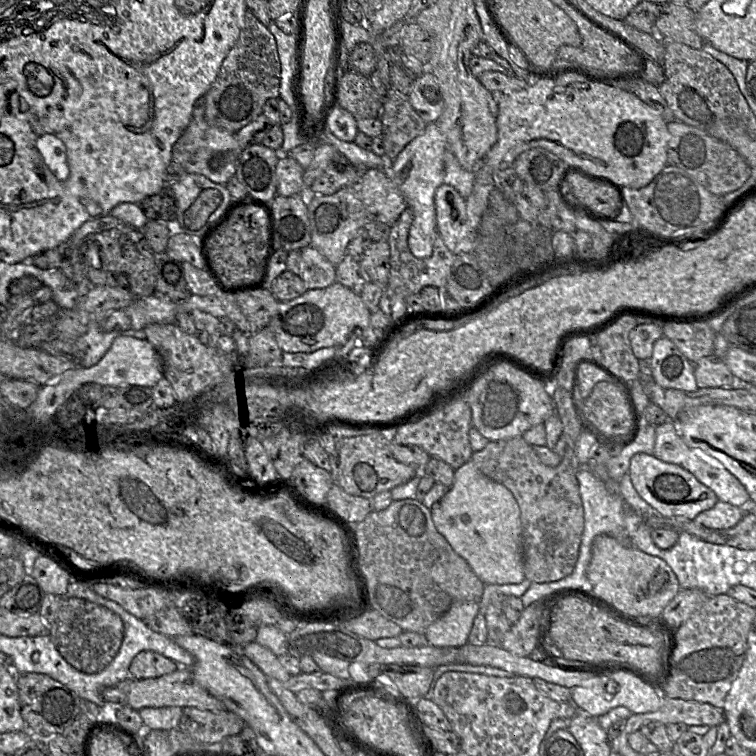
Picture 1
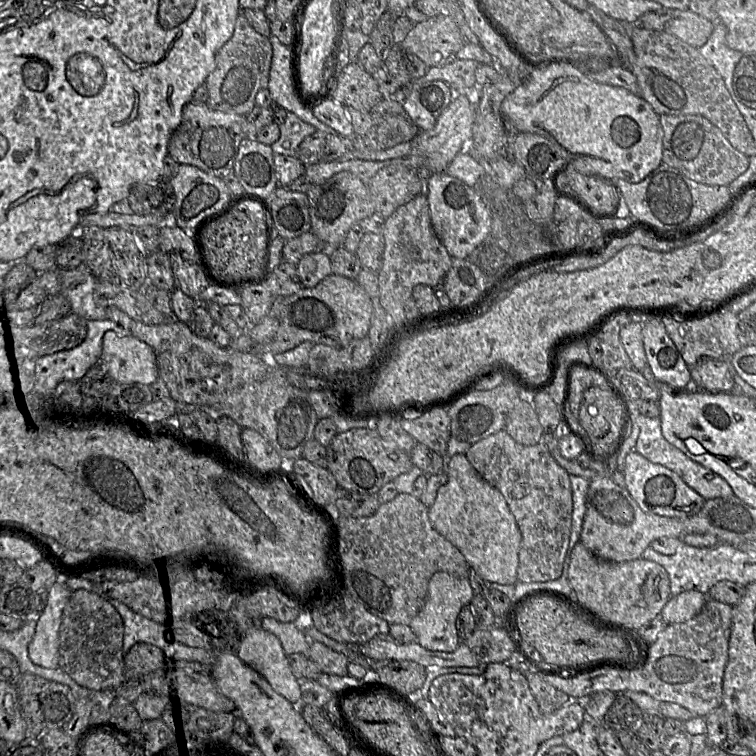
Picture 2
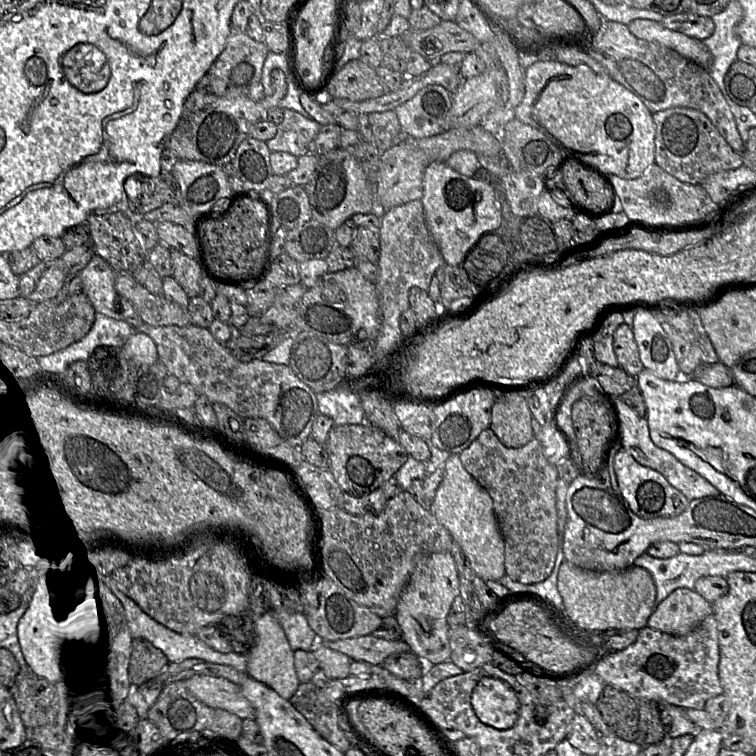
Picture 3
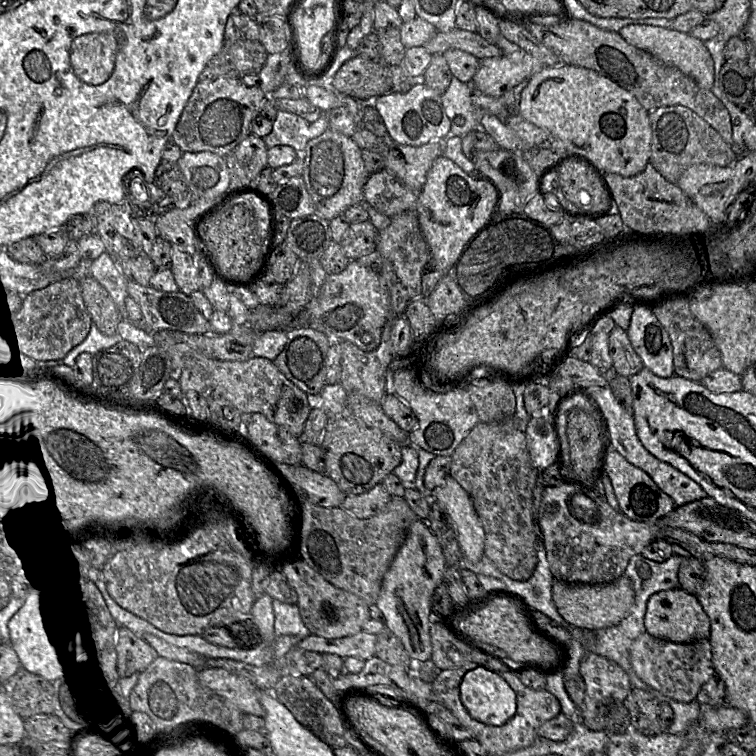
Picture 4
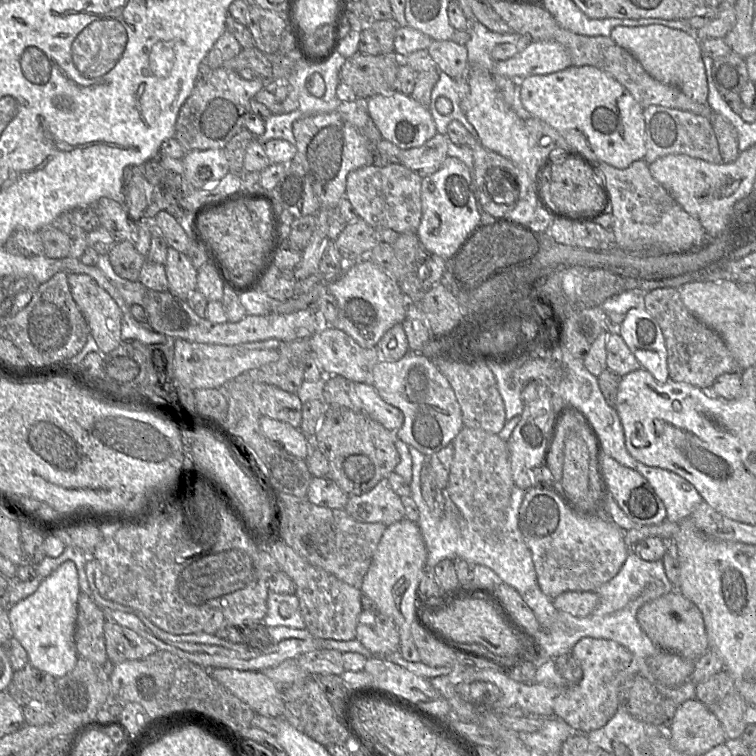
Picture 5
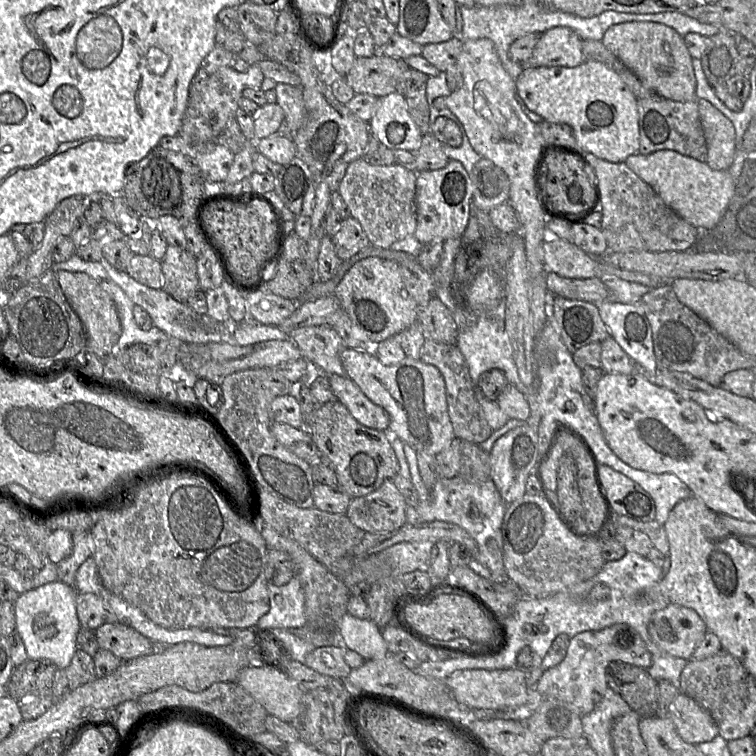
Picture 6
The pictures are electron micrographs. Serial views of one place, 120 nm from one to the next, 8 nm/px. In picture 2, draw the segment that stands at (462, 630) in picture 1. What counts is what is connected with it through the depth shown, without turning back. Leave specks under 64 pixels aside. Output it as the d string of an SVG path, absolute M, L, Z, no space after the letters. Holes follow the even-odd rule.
M445 571L434 573L428 584L424 604L409 624L417 636L417 642L432 651L456 650L461 642L456 628L456 619L461 608L469 604L473 596L474 591L468 578L457 577Z

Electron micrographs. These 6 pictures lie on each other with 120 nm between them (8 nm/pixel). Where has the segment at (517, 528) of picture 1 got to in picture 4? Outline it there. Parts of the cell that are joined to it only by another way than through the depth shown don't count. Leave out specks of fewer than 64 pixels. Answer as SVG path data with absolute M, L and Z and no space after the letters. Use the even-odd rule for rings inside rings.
M450 475L431 493L448 515L463 556L479 562L485 555L485 532L469 494Z

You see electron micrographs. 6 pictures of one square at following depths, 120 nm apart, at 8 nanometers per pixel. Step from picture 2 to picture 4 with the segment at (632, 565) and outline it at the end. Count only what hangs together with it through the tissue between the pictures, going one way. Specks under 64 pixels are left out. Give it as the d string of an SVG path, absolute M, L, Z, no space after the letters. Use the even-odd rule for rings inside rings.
M622 575L617 580L604 585L570 584L554 580L552 599L564 620L572 627L598 631L621 622L634 604L635 593L631 580Z

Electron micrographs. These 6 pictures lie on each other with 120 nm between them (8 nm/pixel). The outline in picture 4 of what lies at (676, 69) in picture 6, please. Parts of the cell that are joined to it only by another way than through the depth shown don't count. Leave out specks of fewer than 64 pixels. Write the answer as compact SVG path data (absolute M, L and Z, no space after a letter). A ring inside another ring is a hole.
M627 25L618 32L630 45L650 53L660 62L676 67L695 80L699 87L710 90L714 82L714 62L703 41L689 33L651 25Z

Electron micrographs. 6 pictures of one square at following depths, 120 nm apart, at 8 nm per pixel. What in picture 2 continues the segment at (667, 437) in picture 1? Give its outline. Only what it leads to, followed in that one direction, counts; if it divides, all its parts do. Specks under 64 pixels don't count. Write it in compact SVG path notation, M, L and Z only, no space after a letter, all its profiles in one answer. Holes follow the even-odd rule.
M639 414L636 418L640 432L634 450L652 463L660 464L675 472L690 488L705 500L735 496L731 486L718 474L687 457L670 444L662 435L659 417L649 418Z

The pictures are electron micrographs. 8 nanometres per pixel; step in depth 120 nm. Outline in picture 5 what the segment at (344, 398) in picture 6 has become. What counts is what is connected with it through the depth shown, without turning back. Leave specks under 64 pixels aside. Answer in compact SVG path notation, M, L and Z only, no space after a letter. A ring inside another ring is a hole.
M354 383L354 391L362 403L362 412L385 429L397 432L403 425L404 414L386 403L371 384Z

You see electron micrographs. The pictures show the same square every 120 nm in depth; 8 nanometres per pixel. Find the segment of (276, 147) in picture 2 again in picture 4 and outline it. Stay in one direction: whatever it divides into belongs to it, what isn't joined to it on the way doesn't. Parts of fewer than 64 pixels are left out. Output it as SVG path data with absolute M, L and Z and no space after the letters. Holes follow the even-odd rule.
M278 110L273 121L272 131L263 139L266 147L289 146L296 152L302 152L307 143L329 129L329 112L323 112L314 122L303 117Z

